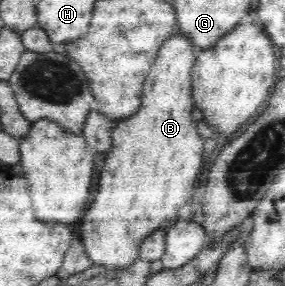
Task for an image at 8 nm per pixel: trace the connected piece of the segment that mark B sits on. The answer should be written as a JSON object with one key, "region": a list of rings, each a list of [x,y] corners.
{"region":[[[177,30],[158,52],[144,84],[140,110],[112,128],[112,150],[102,166],[94,202],[80,222],[79,239],[93,265],[126,270],[139,260],[144,238],[162,229],[164,222],[178,220],[180,208],[191,200],[205,143],[196,131],[192,93],[194,56],[200,53]]]}

